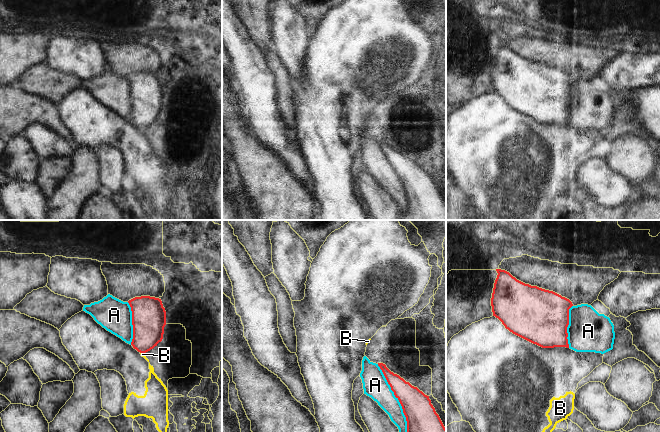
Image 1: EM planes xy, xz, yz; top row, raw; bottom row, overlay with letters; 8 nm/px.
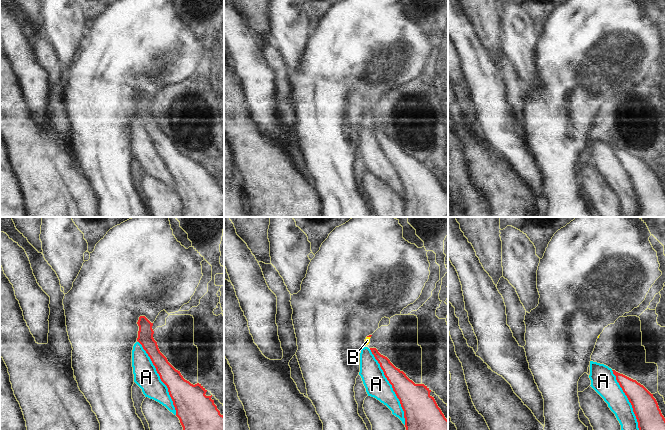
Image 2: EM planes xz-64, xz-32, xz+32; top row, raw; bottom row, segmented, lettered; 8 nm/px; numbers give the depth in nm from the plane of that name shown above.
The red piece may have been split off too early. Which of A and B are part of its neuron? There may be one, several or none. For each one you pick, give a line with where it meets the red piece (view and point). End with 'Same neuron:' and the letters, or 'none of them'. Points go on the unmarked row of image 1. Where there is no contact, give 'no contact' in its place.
Same neuron: none of them

